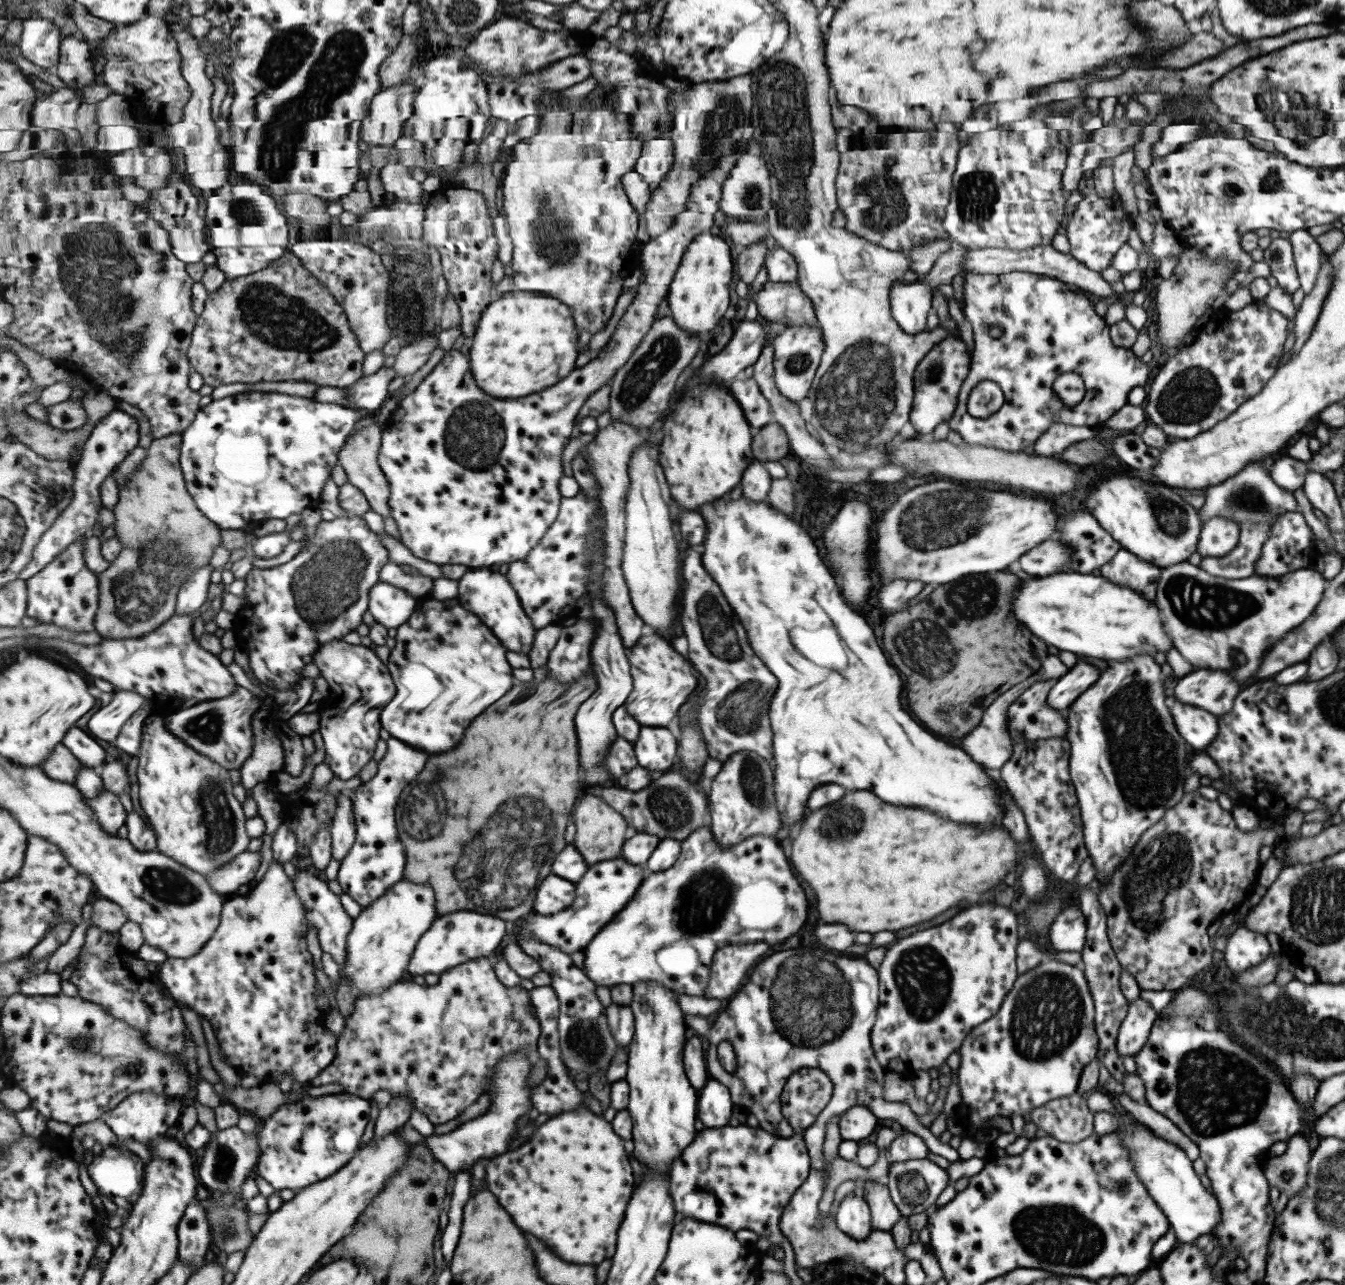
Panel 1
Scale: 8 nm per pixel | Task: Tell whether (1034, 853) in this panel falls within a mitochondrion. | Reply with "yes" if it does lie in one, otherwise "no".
no

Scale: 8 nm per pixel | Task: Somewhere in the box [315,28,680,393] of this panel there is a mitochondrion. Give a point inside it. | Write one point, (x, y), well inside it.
(549, 225)

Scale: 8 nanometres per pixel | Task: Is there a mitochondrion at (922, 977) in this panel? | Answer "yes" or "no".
yes

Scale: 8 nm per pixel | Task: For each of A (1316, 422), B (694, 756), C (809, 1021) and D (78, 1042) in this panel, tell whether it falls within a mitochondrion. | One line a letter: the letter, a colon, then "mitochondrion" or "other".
A: other
B: other
C: mitochondrion
D: mitochondrion

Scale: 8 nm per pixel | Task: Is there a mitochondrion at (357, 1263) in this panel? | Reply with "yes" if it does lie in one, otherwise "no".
no

